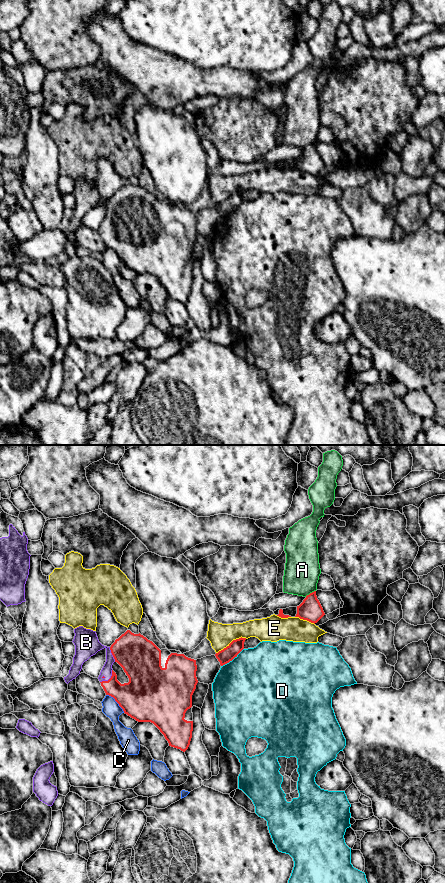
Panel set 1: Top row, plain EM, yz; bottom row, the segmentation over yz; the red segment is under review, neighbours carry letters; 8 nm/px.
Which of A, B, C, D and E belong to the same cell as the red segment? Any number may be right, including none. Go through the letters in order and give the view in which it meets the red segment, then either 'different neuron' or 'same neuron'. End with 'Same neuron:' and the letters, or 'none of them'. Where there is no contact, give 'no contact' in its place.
A: contact in yz; different neuron
B: contact in yz; same neuron
C: contact in yz; different neuron
D: contact in yz; different neuron
E: contact in yz; different neuron
Same neuron: B

